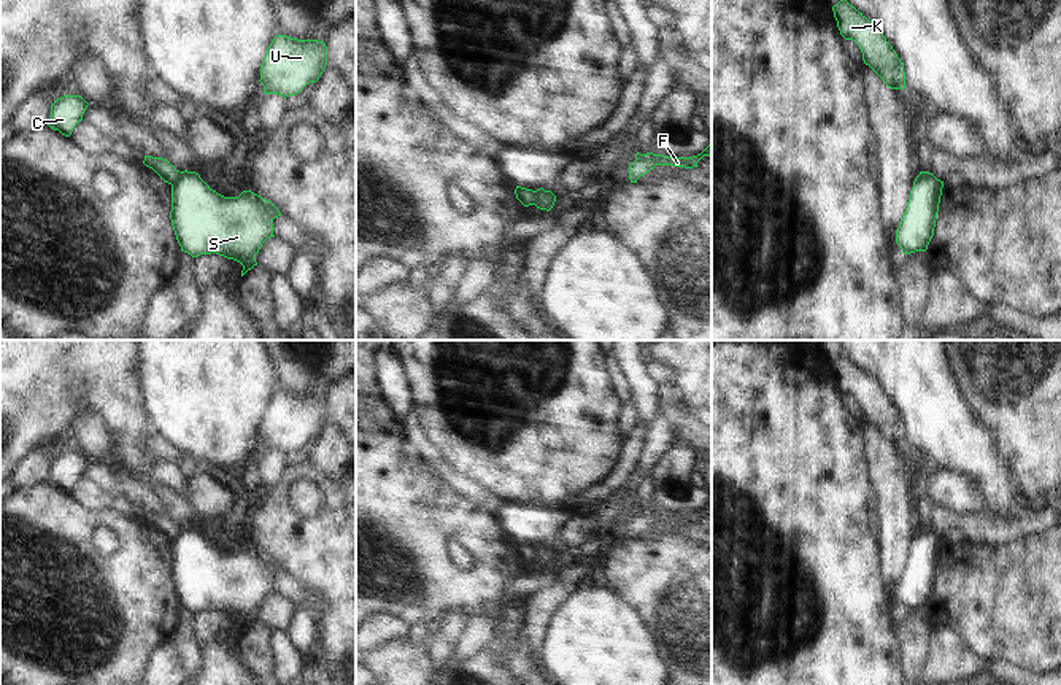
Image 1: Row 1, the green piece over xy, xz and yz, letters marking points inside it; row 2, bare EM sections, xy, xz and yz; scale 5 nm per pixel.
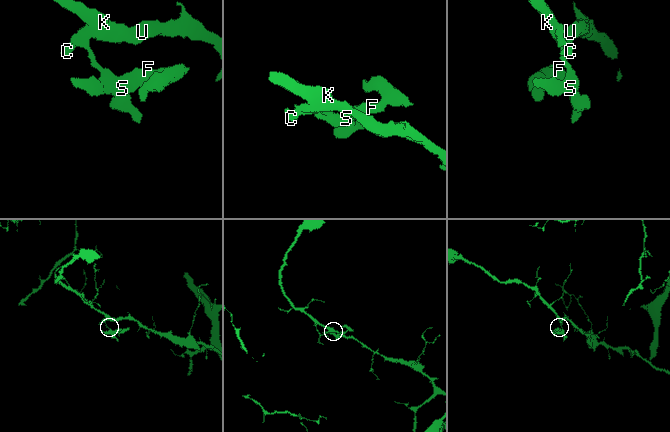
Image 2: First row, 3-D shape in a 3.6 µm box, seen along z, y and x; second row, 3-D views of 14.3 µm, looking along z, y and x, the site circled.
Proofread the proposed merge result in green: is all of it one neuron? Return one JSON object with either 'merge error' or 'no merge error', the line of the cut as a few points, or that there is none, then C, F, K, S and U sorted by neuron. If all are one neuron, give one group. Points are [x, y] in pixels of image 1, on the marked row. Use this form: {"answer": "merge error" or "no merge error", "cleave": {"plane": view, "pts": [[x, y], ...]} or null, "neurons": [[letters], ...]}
{"answer": "merge error", "cleave": {"plane": "xz", "pts": [[536, 191], [532, 204]]}, "neurons": [["C", "K", "U"], ["F", "S"]]}

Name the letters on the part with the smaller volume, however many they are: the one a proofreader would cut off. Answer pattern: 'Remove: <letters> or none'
Remove: F, S

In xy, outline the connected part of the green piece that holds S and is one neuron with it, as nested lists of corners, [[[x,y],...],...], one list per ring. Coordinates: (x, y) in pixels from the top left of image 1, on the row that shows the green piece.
[[[181,172],[172,184],[170,219],[181,251],[197,257],[216,253],[243,265],[241,277],[251,270],[262,243],[275,237],[273,219],[280,210],[260,195],[243,191],[238,197],[224,197],[213,191],[195,172]]]

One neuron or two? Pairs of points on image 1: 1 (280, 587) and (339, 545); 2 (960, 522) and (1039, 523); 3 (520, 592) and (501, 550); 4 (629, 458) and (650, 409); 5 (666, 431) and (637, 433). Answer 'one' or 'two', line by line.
1: two
2: one
3: two
4: two
5: two

